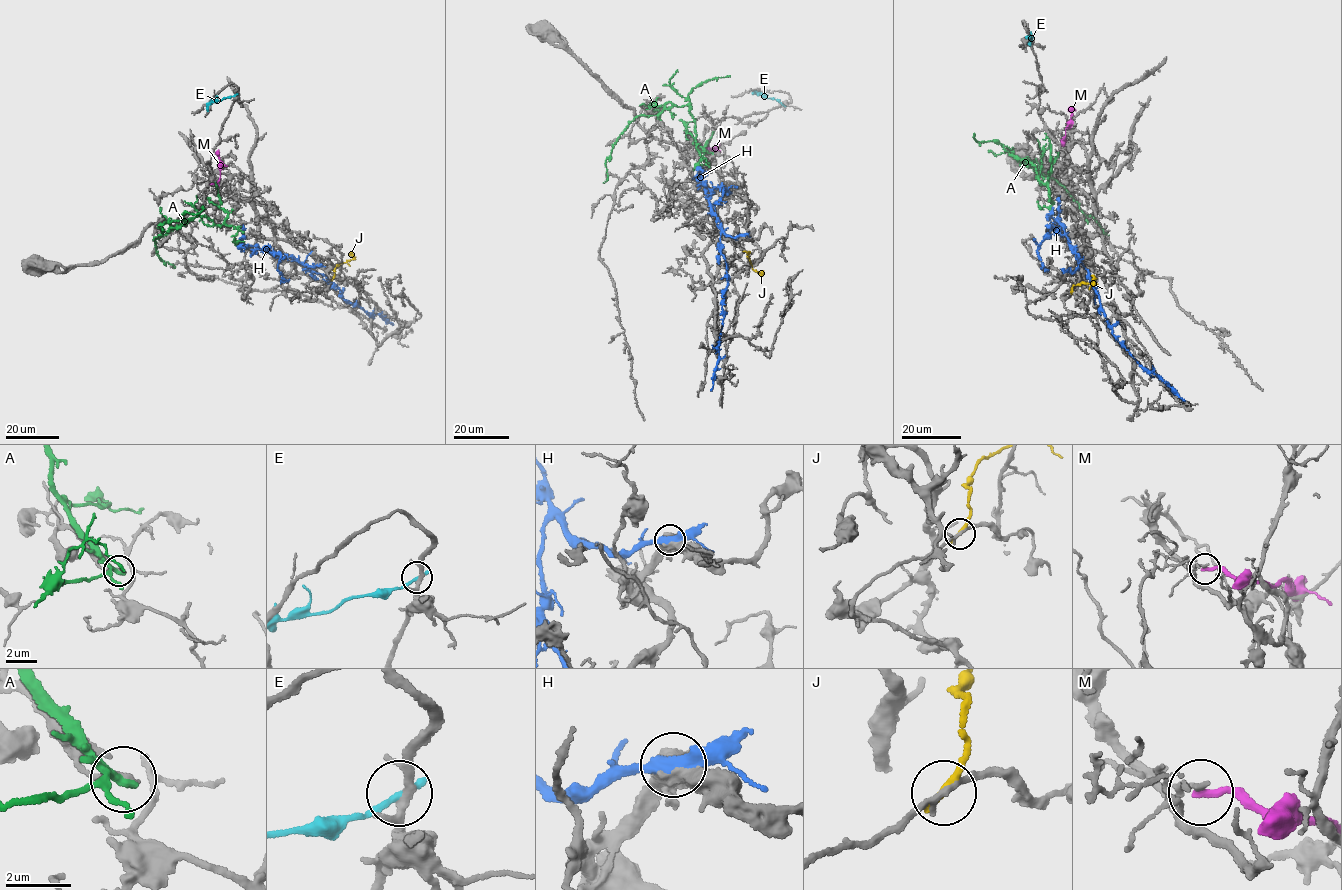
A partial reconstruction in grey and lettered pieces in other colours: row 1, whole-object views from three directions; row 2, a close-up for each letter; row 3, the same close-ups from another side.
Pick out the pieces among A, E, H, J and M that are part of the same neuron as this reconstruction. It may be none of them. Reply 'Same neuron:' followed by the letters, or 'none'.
Same neuron: none

